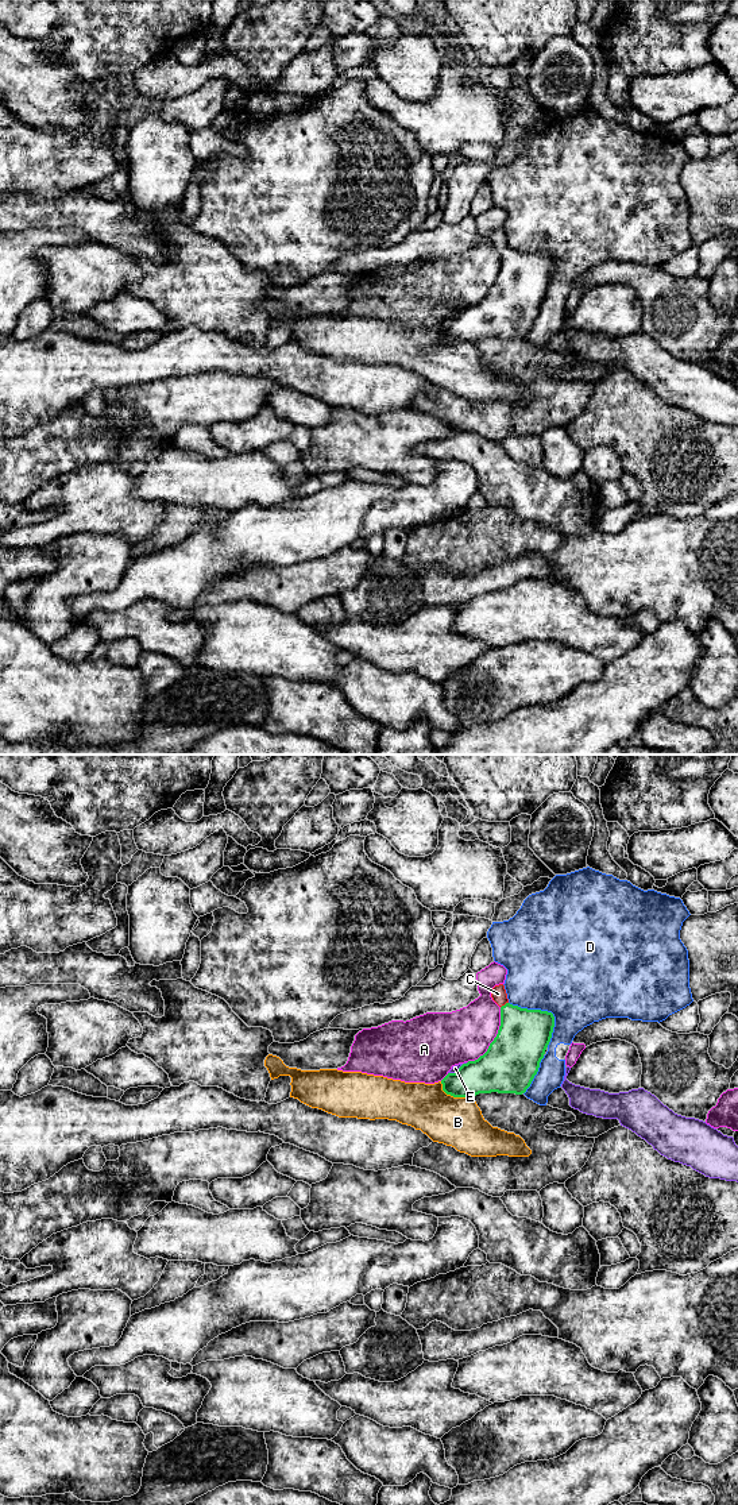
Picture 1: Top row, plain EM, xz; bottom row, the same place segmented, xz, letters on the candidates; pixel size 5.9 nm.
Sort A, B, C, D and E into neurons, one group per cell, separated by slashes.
A / B / C / D / E

